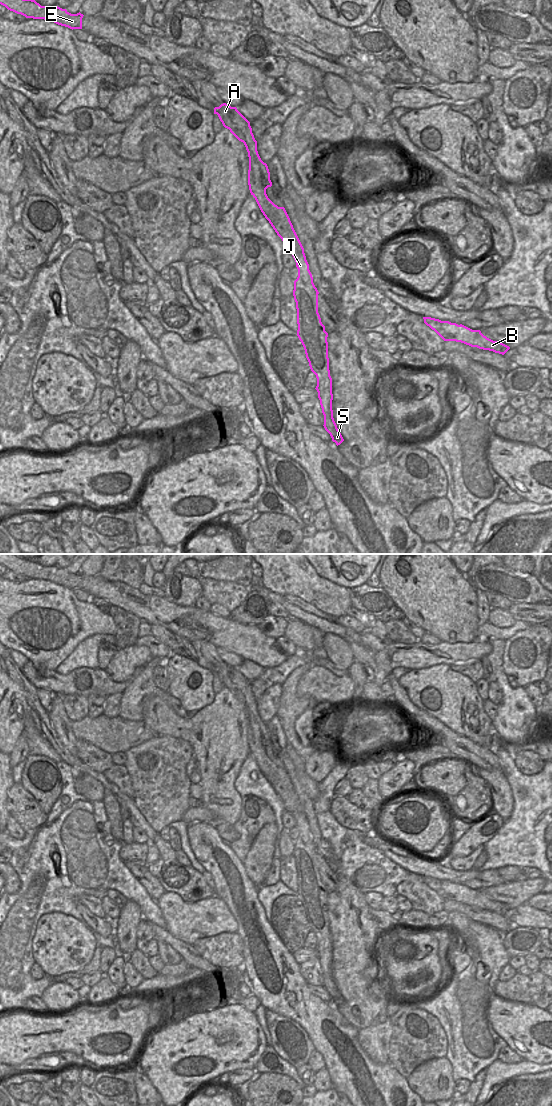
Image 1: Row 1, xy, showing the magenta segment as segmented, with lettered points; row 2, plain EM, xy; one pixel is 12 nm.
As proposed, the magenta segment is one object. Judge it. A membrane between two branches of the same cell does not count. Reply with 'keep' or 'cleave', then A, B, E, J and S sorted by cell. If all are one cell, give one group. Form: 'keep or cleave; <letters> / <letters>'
cleave; A B E / J S

